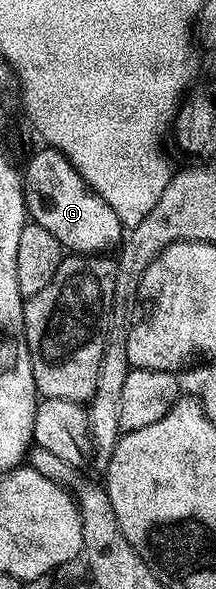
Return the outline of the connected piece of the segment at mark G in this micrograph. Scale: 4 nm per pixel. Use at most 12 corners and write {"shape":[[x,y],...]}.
{"shape":[[23,182],[38,229],[73,254],[123,240],[115,210],[83,182]]}

